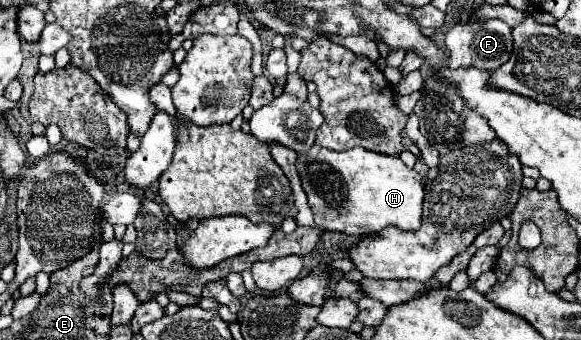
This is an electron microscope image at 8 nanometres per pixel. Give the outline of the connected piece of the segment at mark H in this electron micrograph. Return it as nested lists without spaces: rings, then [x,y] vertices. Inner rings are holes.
[[[314,145],[310,151],[298,155],[296,169],[314,213],[314,223],[326,231],[370,235],[388,225],[406,231],[420,227],[424,187],[420,175],[406,167],[400,157],[388,157],[362,147],[330,151]]]

